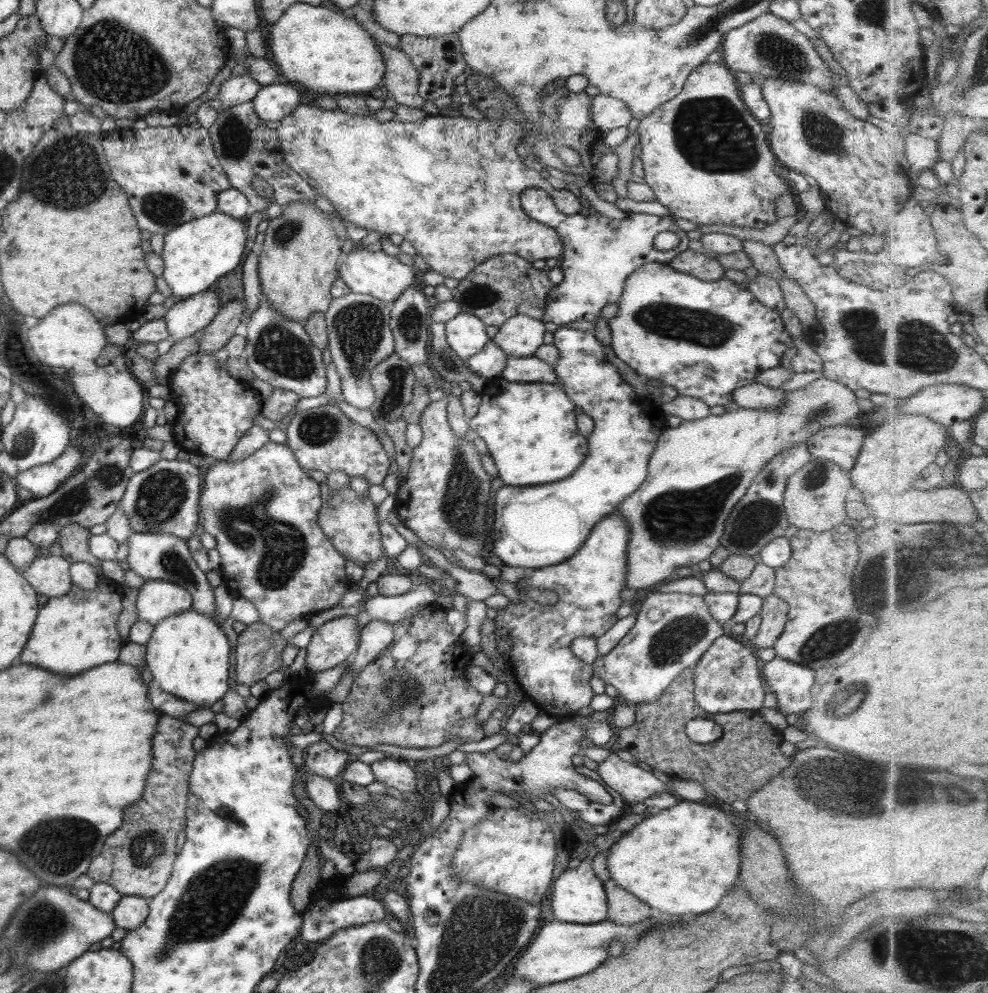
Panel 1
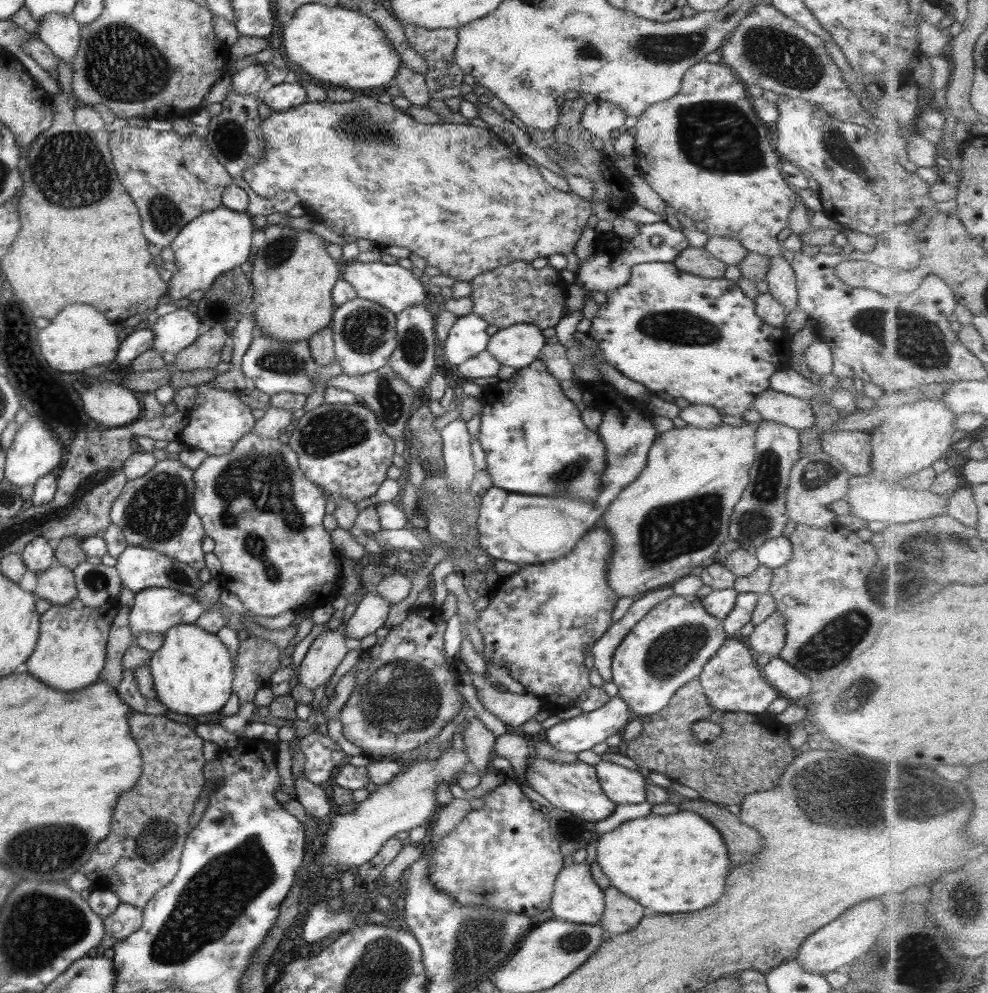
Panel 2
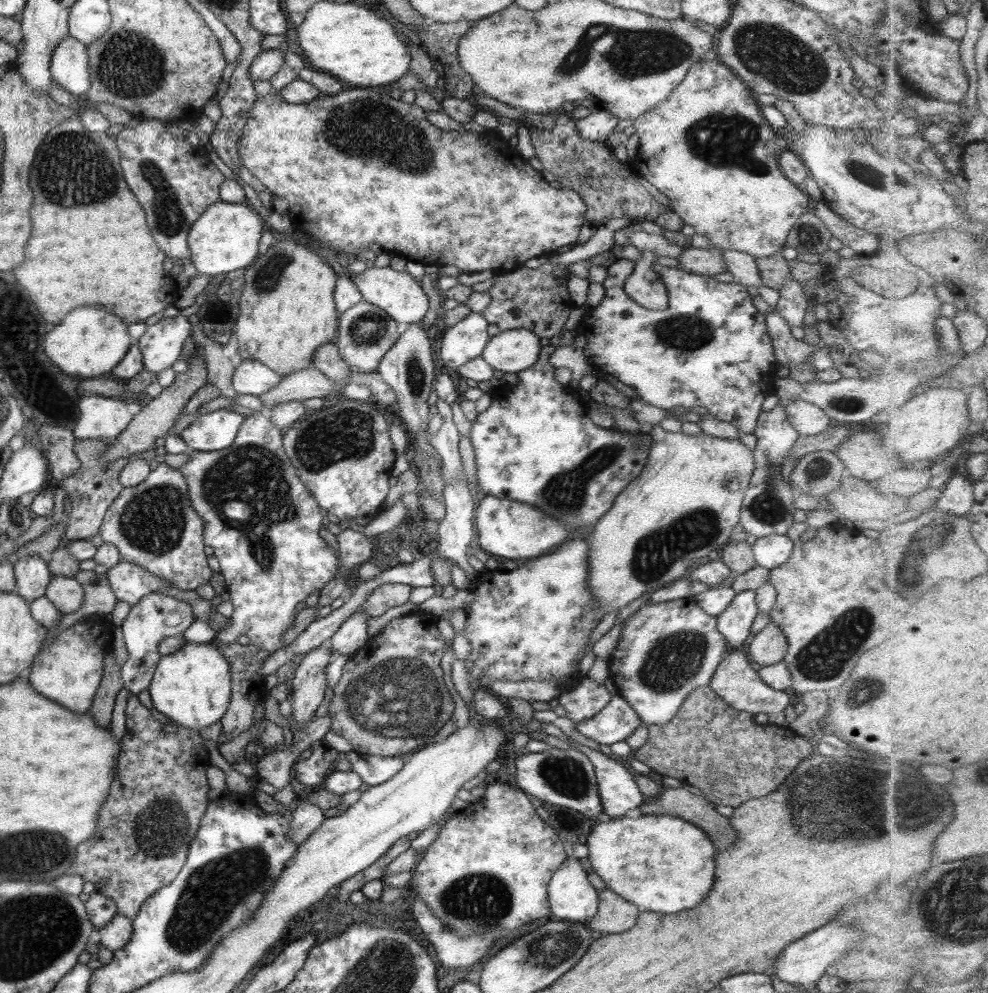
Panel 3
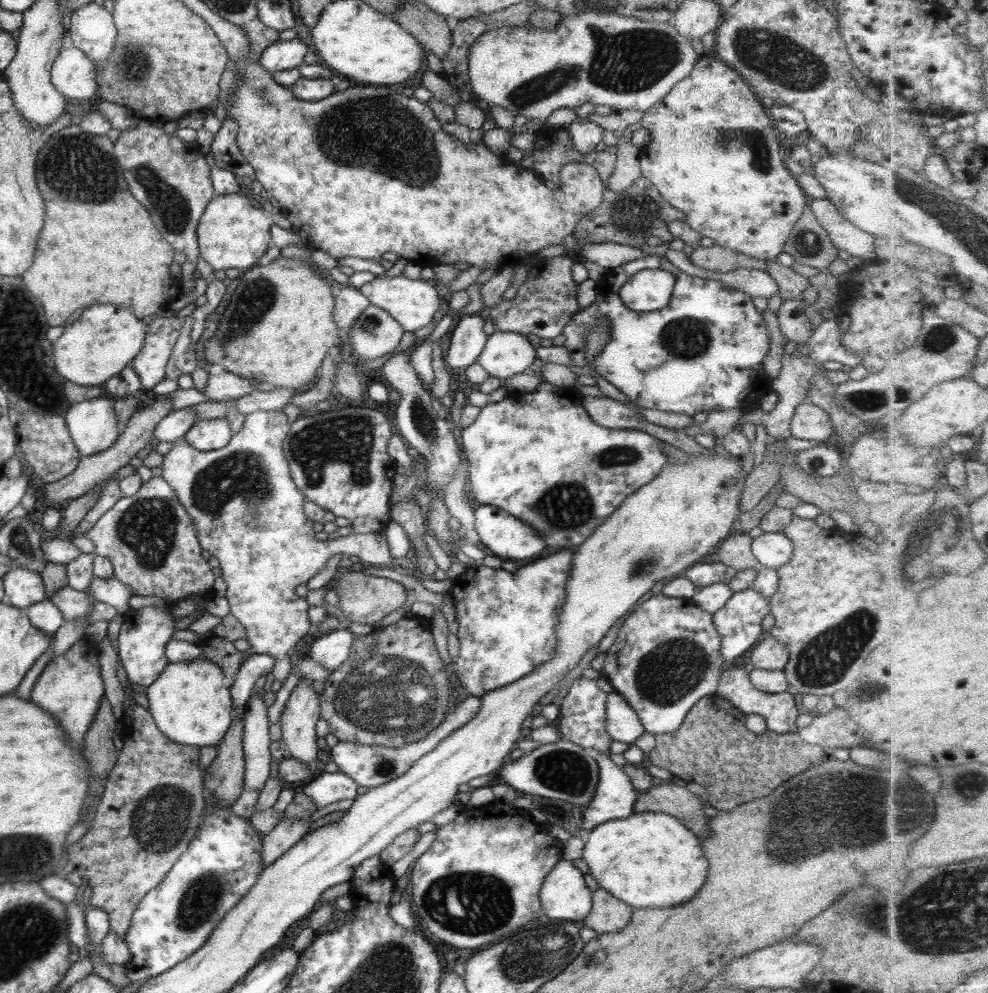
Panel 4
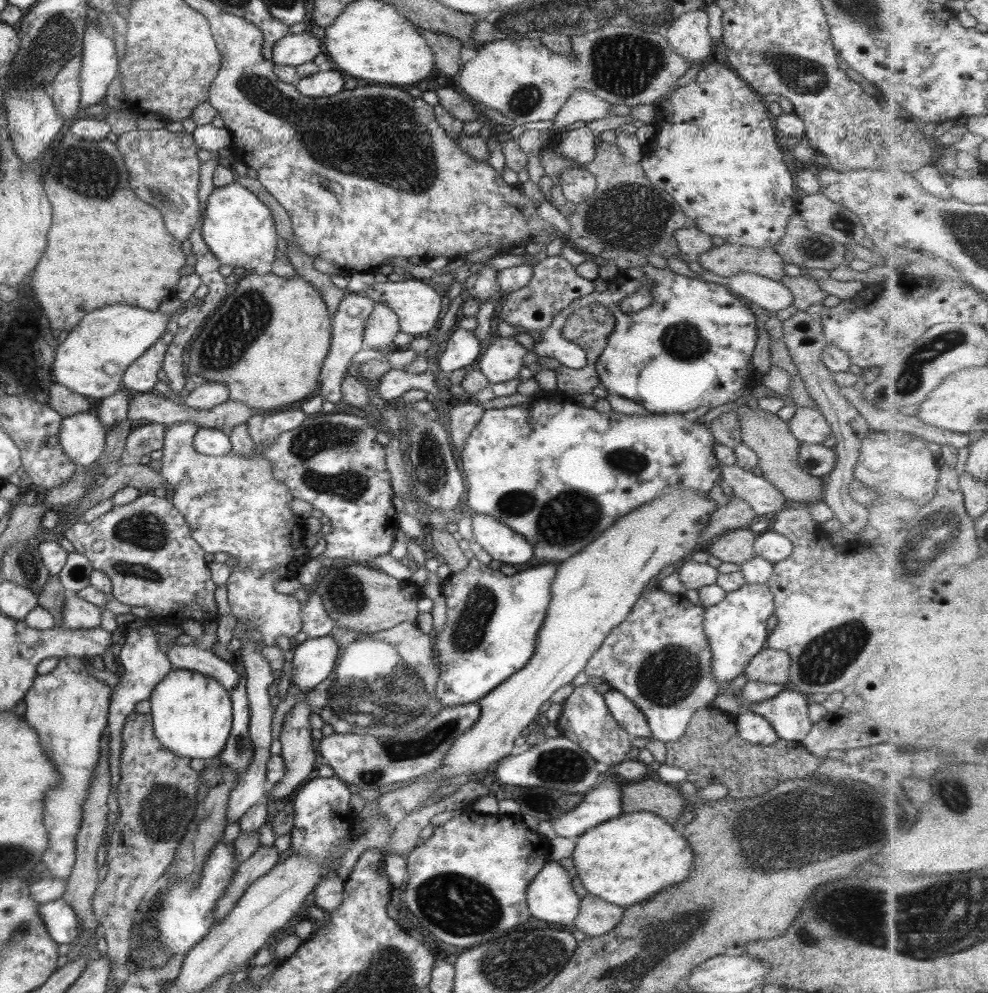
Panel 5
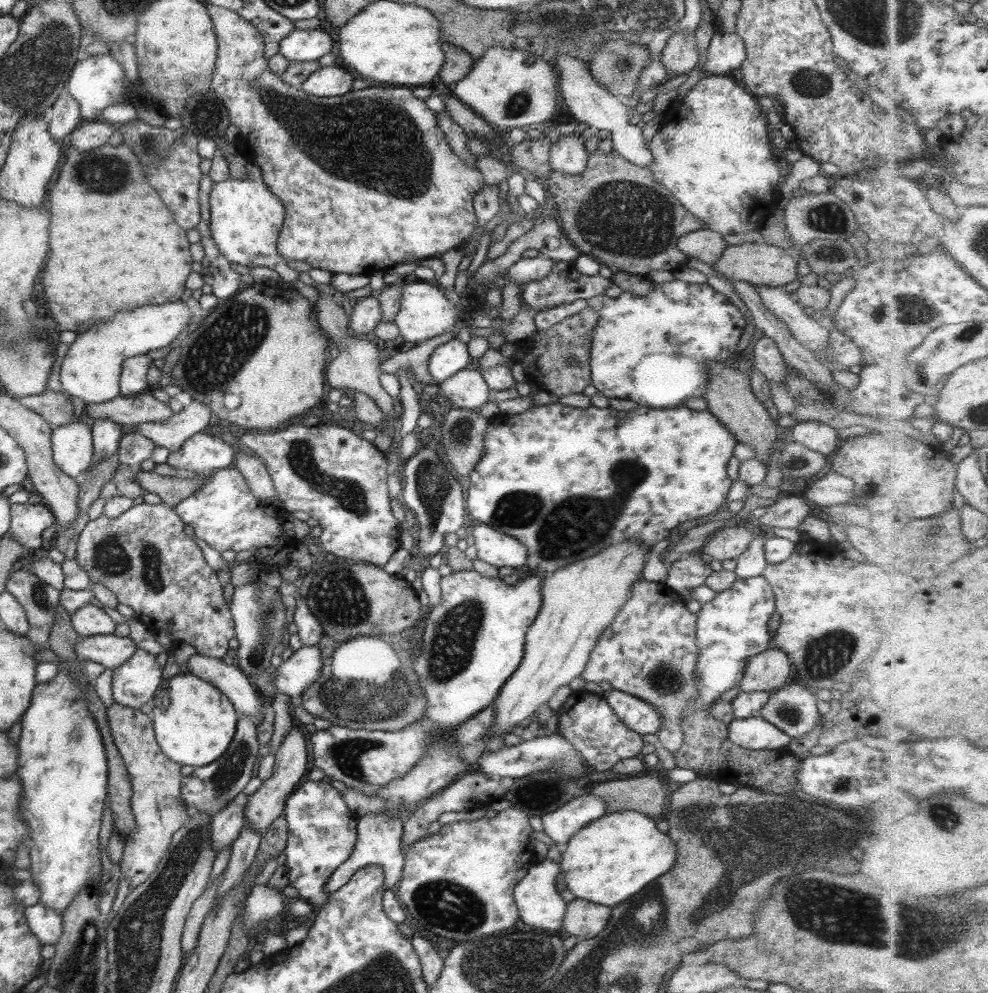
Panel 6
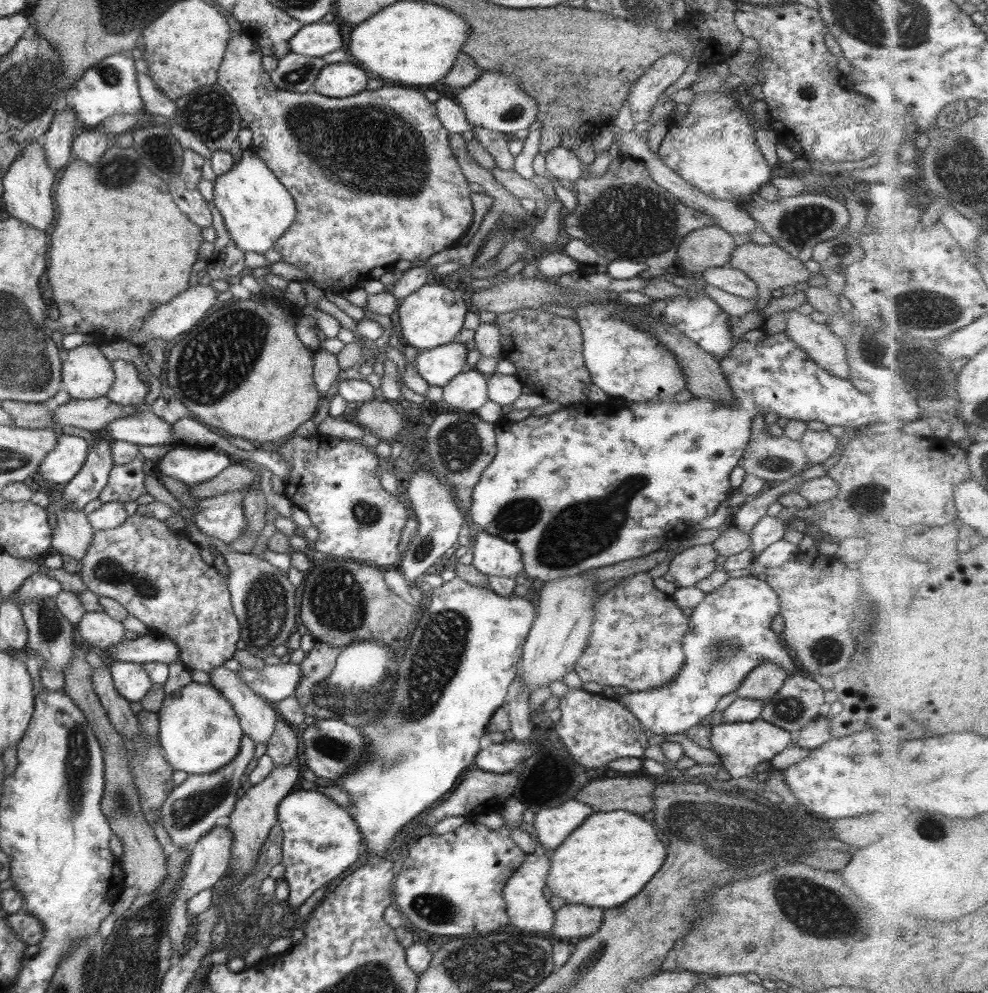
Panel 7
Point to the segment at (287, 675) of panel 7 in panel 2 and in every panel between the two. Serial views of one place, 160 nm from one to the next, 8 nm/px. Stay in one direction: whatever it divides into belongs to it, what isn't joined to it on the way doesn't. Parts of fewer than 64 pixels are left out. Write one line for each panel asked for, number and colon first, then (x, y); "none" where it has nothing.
2: (370, 613)
3: (352, 634)
4: (330, 650)
5: (313, 659)
6: (295, 674)

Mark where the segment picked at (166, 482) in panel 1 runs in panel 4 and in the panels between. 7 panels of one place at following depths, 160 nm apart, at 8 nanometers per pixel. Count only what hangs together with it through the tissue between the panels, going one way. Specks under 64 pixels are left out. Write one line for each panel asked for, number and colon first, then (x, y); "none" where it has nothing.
2: (154, 511)
3: (152, 524)
4: (148, 537)

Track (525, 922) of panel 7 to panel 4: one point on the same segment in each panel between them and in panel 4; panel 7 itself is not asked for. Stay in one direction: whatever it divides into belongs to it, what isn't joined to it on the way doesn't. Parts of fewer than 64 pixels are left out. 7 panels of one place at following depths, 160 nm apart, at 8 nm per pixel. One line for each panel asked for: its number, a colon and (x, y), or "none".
4: (563, 896)
5: (549, 897)
6: (538, 904)

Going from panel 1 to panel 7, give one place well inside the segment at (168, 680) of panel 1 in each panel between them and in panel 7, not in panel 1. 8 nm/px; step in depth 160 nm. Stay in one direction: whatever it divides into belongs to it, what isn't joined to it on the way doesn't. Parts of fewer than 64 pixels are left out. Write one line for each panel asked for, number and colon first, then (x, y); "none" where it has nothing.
2: (191, 672)
3: (191, 687)
4: (190, 704)
5: (191, 714)
6: (193, 723)
7: (198, 731)

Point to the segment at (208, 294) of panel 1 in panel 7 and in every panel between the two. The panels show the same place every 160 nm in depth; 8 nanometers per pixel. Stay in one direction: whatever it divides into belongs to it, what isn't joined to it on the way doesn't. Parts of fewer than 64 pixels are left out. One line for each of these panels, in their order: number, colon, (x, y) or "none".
2: (174, 331)
3: (161, 343)
4: (149, 363)
5: (140, 376)
6: (132, 381)
7: (127, 390)

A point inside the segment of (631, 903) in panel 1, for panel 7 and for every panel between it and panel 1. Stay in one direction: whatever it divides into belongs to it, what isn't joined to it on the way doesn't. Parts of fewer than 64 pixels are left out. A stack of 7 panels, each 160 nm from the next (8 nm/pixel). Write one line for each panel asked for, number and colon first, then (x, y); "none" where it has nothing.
2: (619, 913)
3: (614, 915)
4: (607, 914)
5: (595, 917)
6: (582, 919)
7: (571, 921)

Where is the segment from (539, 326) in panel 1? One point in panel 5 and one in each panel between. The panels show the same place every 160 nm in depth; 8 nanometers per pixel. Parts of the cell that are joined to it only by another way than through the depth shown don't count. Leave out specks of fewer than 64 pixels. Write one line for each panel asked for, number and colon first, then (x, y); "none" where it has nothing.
2: (517, 345)
3: (512, 350)
4: (505, 353)
5: (502, 360)

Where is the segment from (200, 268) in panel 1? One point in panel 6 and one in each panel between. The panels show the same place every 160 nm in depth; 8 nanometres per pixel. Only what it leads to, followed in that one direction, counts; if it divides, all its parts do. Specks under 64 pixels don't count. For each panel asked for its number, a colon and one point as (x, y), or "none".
2: (212, 243)
3: (224, 237)
4: (232, 232)
5: (237, 228)
6: (245, 218)

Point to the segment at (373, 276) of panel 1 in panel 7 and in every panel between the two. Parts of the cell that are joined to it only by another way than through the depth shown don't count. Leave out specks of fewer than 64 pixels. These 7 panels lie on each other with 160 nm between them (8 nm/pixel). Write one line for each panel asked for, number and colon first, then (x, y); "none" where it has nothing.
2: (393, 287)
3: (395, 292)
4: (411, 302)
5: (416, 305)
6: (424, 312)
7: (431, 316)

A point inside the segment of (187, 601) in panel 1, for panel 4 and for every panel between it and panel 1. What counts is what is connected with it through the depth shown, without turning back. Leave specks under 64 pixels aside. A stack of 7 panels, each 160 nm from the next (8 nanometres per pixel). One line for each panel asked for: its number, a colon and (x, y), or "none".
2: (155, 609)
3: (154, 616)
4: (143, 633)

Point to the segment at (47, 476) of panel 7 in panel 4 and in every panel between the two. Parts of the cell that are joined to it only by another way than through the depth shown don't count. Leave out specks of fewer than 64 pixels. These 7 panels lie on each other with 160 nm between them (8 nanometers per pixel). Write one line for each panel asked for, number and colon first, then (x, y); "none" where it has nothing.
4: (92, 424)
5: (82, 437)
6: (71, 445)

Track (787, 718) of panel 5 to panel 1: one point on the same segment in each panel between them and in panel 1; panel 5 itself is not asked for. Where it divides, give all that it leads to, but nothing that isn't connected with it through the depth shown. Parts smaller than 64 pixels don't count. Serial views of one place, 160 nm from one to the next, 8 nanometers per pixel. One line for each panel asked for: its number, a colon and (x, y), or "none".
1: (725, 678)
2: (730, 680)
3: (733, 681)
4: (779, 710)

